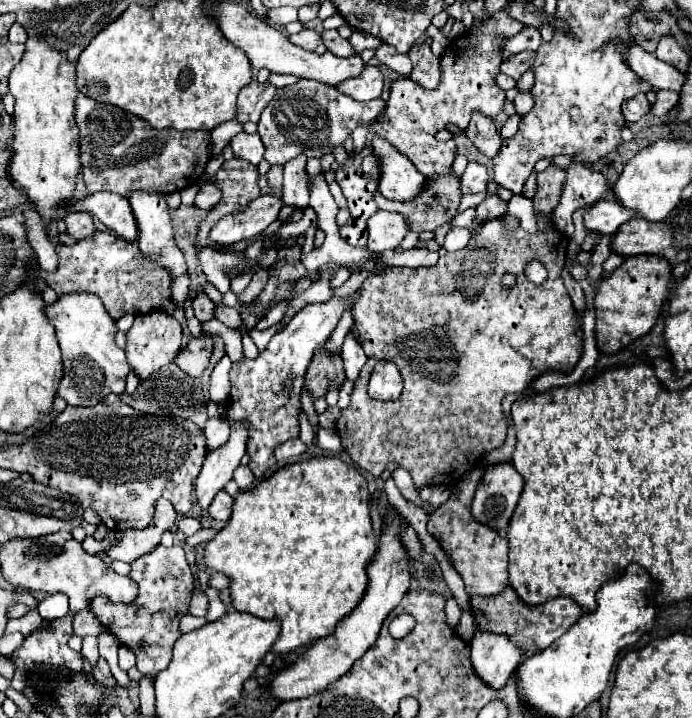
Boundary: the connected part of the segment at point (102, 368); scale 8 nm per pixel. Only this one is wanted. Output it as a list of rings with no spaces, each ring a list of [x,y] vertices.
[[[66,293],[60,295],[58,301],[48,305],[44,311],[56,329],[56,337],[62,349],[64,377],[58,387],[58,395],[68,405],[80,407],[90,407],[110,393],[122,395],[130,365],[124,351],[114,343],[118,327],[114,319],[106,315],[102,301],[92,293]]]

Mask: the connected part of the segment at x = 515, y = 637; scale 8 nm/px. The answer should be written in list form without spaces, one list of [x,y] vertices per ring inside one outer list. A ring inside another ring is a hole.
[[[506,587],[502,593],[492,597],[474,595],[470,597],[470,603],[472,603],[474,619],[480,629],[510,635],[512,641],[516,641],[516,645],[520,645],[526,651],[534,651],[534,649],[542,651],[550,647],[550,643],[562,637],[564,631],[570,629],[574,621],[584,613],[584,609],[578,607],[578,603],[570,597],[556,597],[542,605],[526,605],[512,587]]]

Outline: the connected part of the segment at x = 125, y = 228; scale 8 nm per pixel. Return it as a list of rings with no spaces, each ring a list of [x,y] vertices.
[[[92,193],[84,199],[72,201],[66,207],[68,213],[90,213],[92,217],[98,217],[108,229],[112,229],[116,235],[122,235],[124,239],[136,239],[138,227],[136,219],[130,211],[130,203],[122,195],[114,193]]]

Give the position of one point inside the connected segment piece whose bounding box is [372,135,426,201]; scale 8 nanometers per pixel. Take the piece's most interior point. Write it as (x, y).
(399, 180)

